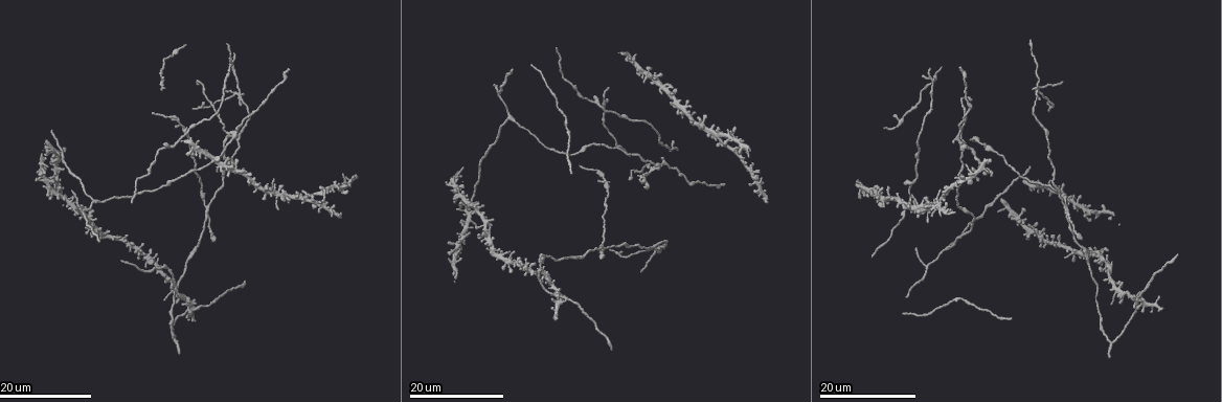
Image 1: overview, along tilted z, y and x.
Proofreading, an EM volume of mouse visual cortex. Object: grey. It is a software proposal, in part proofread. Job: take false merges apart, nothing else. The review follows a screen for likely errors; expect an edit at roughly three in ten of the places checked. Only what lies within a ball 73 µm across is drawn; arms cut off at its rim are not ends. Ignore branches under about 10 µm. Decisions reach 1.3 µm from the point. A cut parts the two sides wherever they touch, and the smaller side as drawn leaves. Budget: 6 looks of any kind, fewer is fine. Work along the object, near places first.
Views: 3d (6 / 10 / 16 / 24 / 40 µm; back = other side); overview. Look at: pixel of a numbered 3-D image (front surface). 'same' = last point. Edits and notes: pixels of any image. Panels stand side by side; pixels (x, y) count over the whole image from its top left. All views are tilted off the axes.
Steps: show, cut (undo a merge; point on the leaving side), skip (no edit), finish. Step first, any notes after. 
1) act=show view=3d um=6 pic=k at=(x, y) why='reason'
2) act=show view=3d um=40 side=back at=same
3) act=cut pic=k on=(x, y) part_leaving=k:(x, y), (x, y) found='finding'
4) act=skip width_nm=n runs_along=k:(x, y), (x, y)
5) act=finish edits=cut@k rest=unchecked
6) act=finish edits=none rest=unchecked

act=show view=3d um=16 pic=1 at=(205, 206) why='three-way junction'

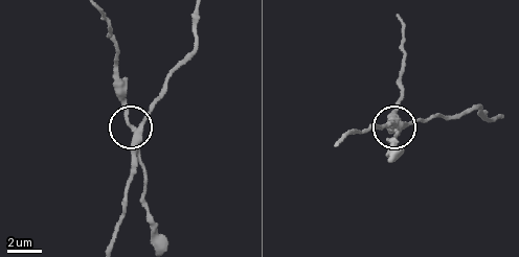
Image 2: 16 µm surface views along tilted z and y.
act=show view=3d um=6 pic=2 at=(138, 131)

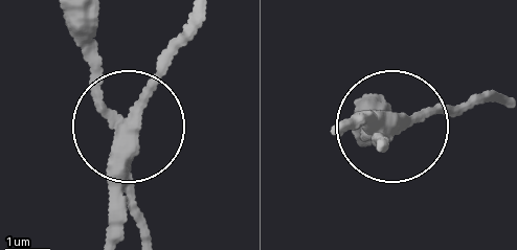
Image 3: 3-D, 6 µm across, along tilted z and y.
act=cut pic=3 on=(102, 75) arms=3 part_leaving=3:(124, 137), (99, 85), (94, 13) found='two neurons meet here'

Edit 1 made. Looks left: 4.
act=show view=3d um=16 pic=1 at=(237, 93) why='four or more arms meet'

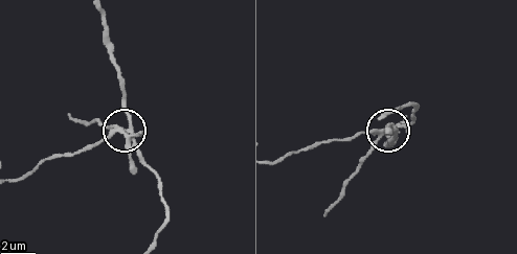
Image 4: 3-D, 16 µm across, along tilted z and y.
act=show view=3d um=10 pic=4 at=(125, 131)

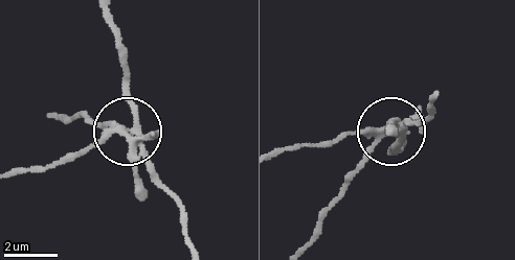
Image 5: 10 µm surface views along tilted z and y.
act=cut pic=5 on=(94, 143) width_nm=250 part_leaving=5:(133, 140), (109, 135), (65, 159), (14, 171) found='a second neuron is stuck on'

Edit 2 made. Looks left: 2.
act=finish edits=cut@3,cut@5 rest=unchecked

